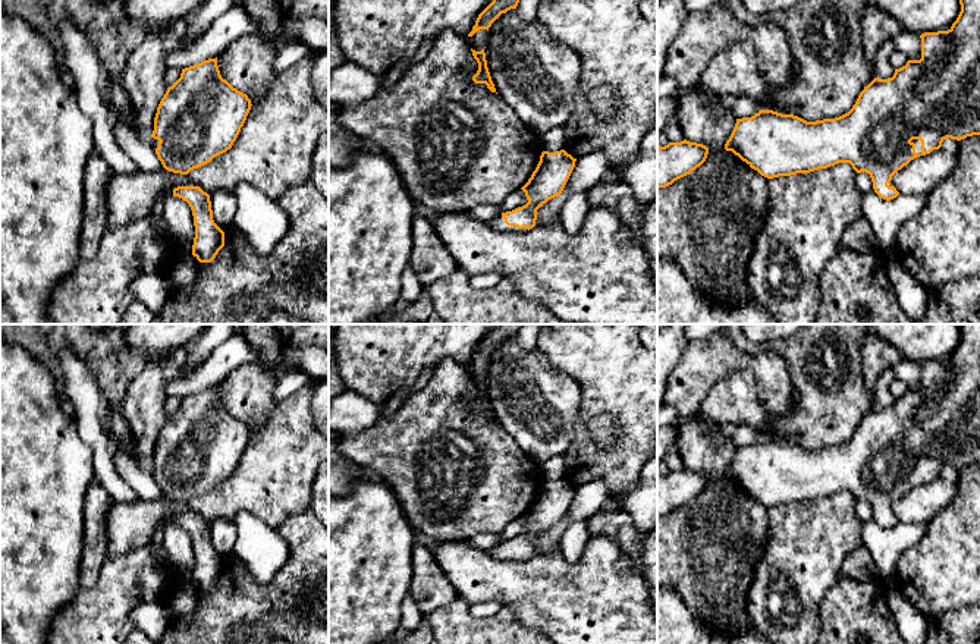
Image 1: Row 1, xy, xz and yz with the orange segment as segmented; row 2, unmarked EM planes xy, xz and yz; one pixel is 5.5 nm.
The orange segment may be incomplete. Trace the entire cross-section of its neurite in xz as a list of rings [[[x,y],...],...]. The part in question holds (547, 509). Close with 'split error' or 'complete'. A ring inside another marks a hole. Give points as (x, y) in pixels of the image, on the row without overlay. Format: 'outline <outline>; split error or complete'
outline [[[565,478],[543,480],[528,511],[521,516],[528,531],[512,540],[502,541],[487,550],[497,560],[527,560],[535,555],[537,538],[549,528],[562,522],[577,487]]]; split error

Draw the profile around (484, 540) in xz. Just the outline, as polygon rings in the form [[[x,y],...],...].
[[[481,533],[468,538],[467,543],[472,547],[487,552],[489,549],[500,543],[500,537],[497,534]]]

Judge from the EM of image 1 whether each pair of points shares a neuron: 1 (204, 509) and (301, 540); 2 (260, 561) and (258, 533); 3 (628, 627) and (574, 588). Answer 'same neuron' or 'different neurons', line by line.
1: different neurons
2: same neuron
3: same neuron

